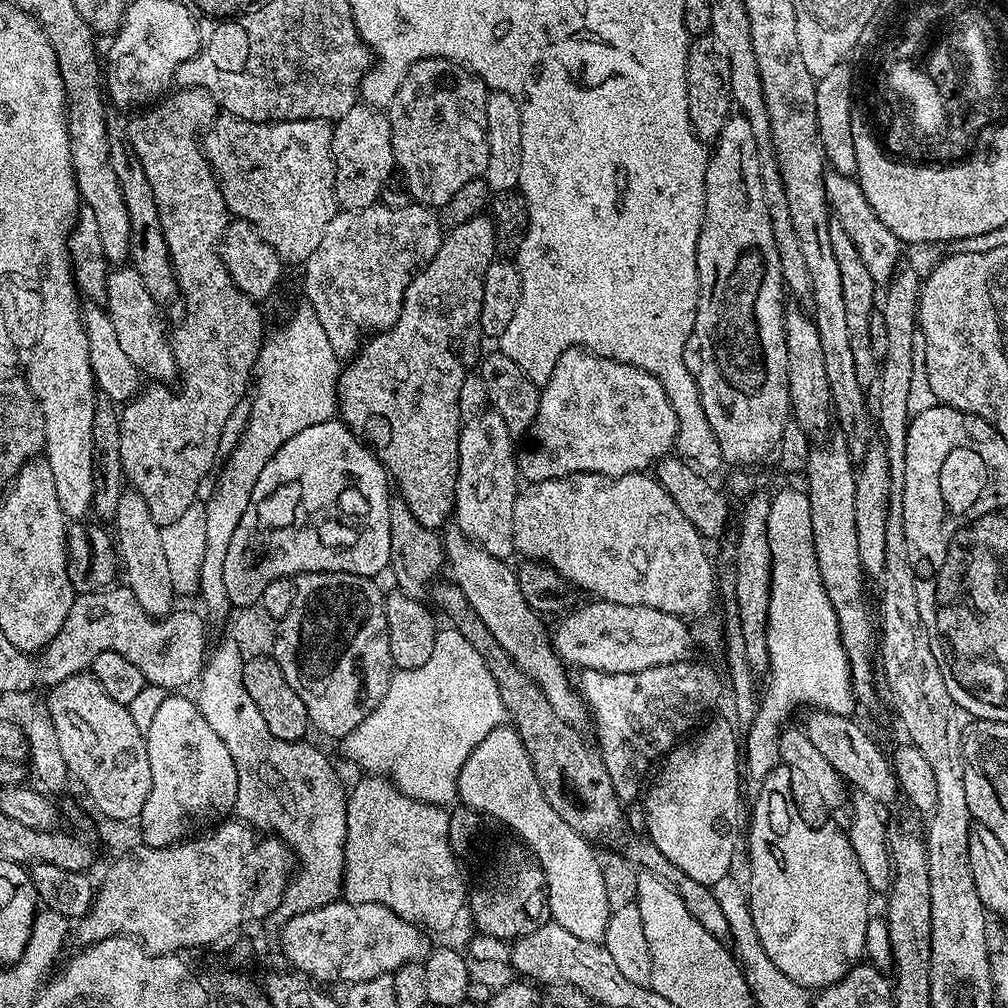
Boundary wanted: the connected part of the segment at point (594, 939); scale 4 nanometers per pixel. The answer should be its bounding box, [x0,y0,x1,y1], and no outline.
[456,726,618,945]

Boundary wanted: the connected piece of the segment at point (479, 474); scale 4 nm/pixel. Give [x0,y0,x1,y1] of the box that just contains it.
[455,410,520,559]

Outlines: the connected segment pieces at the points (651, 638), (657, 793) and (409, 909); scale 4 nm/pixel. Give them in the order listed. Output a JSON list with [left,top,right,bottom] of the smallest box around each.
[[554,600,694,673],[642,711,741,882],[345,776,466,934]]

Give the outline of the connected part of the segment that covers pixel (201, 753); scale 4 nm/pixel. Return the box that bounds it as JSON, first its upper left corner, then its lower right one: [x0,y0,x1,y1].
[138,707,240,850]

